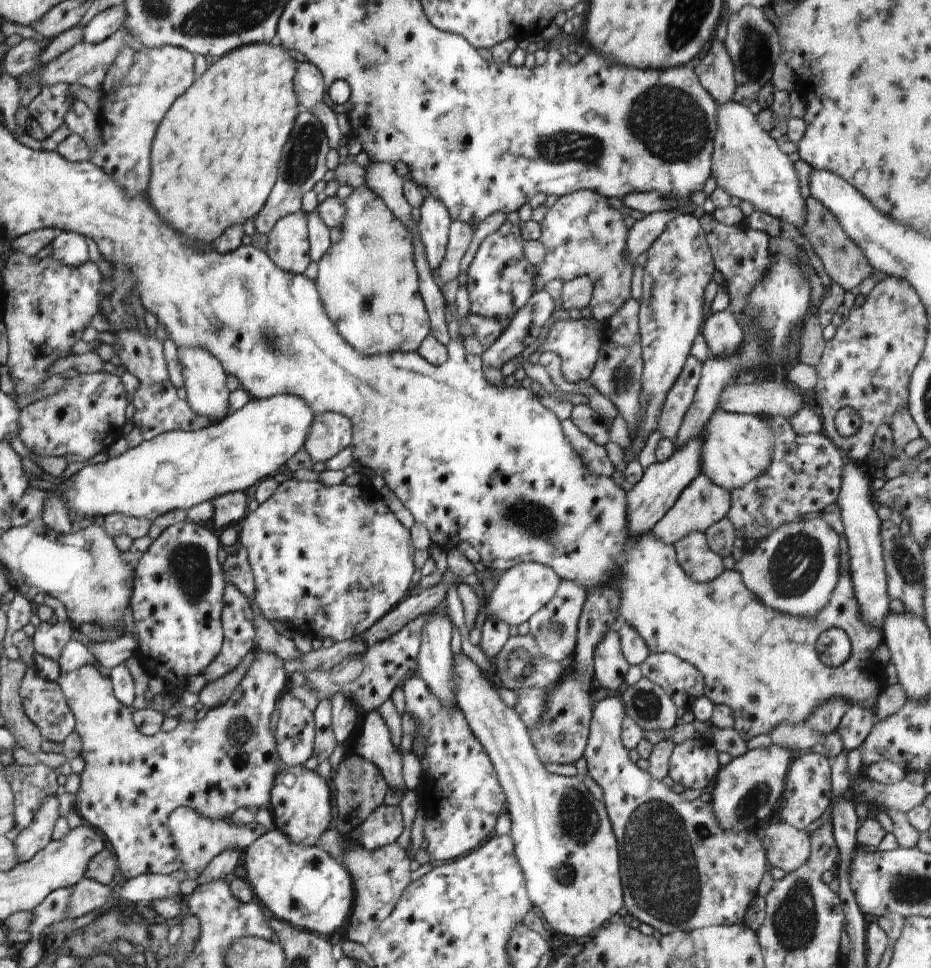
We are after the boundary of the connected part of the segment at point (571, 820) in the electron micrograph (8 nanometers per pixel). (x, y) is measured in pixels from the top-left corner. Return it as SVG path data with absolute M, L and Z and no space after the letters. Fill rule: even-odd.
M464 653L454 656L454 664L458 686L457 707L463 711L468 726L490 755L498 772L500 786L504 794L507 794L508 814L511 818L509 835L513 838L516 858L527 880L529 898L542 910L544 921L551 932L571 937L573 941L596 932L596 928L602 926L602 922L606 922L622 906L618 841L612 834L612 823L610 816L606 816L605 802L596 799L587 785L578 780L577 775L567 777L548 771L539 758L528 726L518 716L519 712L514 707L508 708L498 698L486 676Z

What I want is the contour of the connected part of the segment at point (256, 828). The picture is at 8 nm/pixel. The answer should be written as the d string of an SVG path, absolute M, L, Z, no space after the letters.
M180 807L168 818L168 826L174 838L175 848L182 856L183 866L180 870L186 872L185 878L196 880L208 869L210 862L218 857L220 853L228 849L243 851L250 848L260 836L267 832L265 827L260 826L256 821L245 825L238 825L231 819L211 819L201 815L190 807Z

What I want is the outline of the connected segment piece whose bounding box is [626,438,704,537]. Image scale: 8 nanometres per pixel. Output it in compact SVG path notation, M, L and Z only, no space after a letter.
M702 438L688 441L686 445L674 451L668 460L661 463L654 461L643 470L642 478L626 492L628 524L631 534L635 535L629 537L642 537L650 533L660 519L673 508L683 490L702 473L702 446Z

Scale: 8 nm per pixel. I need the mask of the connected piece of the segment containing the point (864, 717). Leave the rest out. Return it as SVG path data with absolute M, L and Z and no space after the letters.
M850 704L835 730L842 738L843 750L850 752L859 748L873 729L875 721L875 708L865 709L860 705Z

